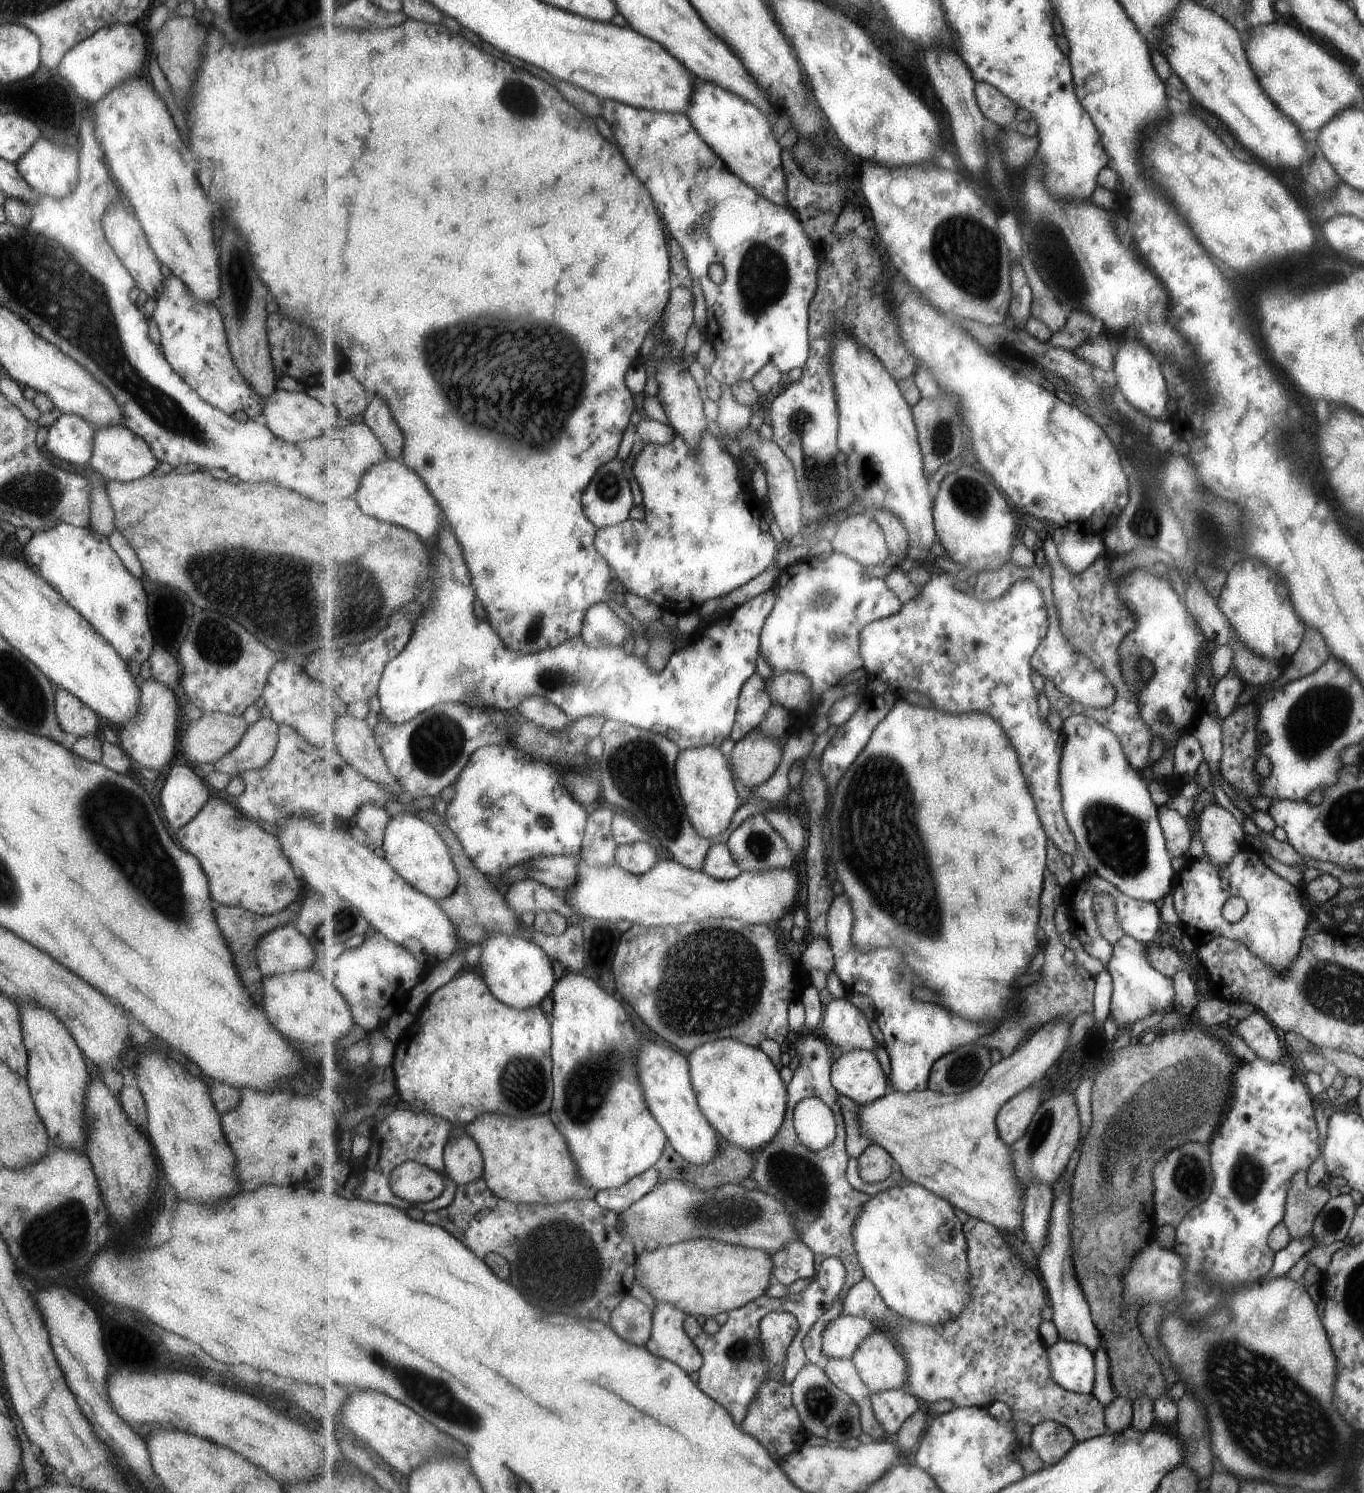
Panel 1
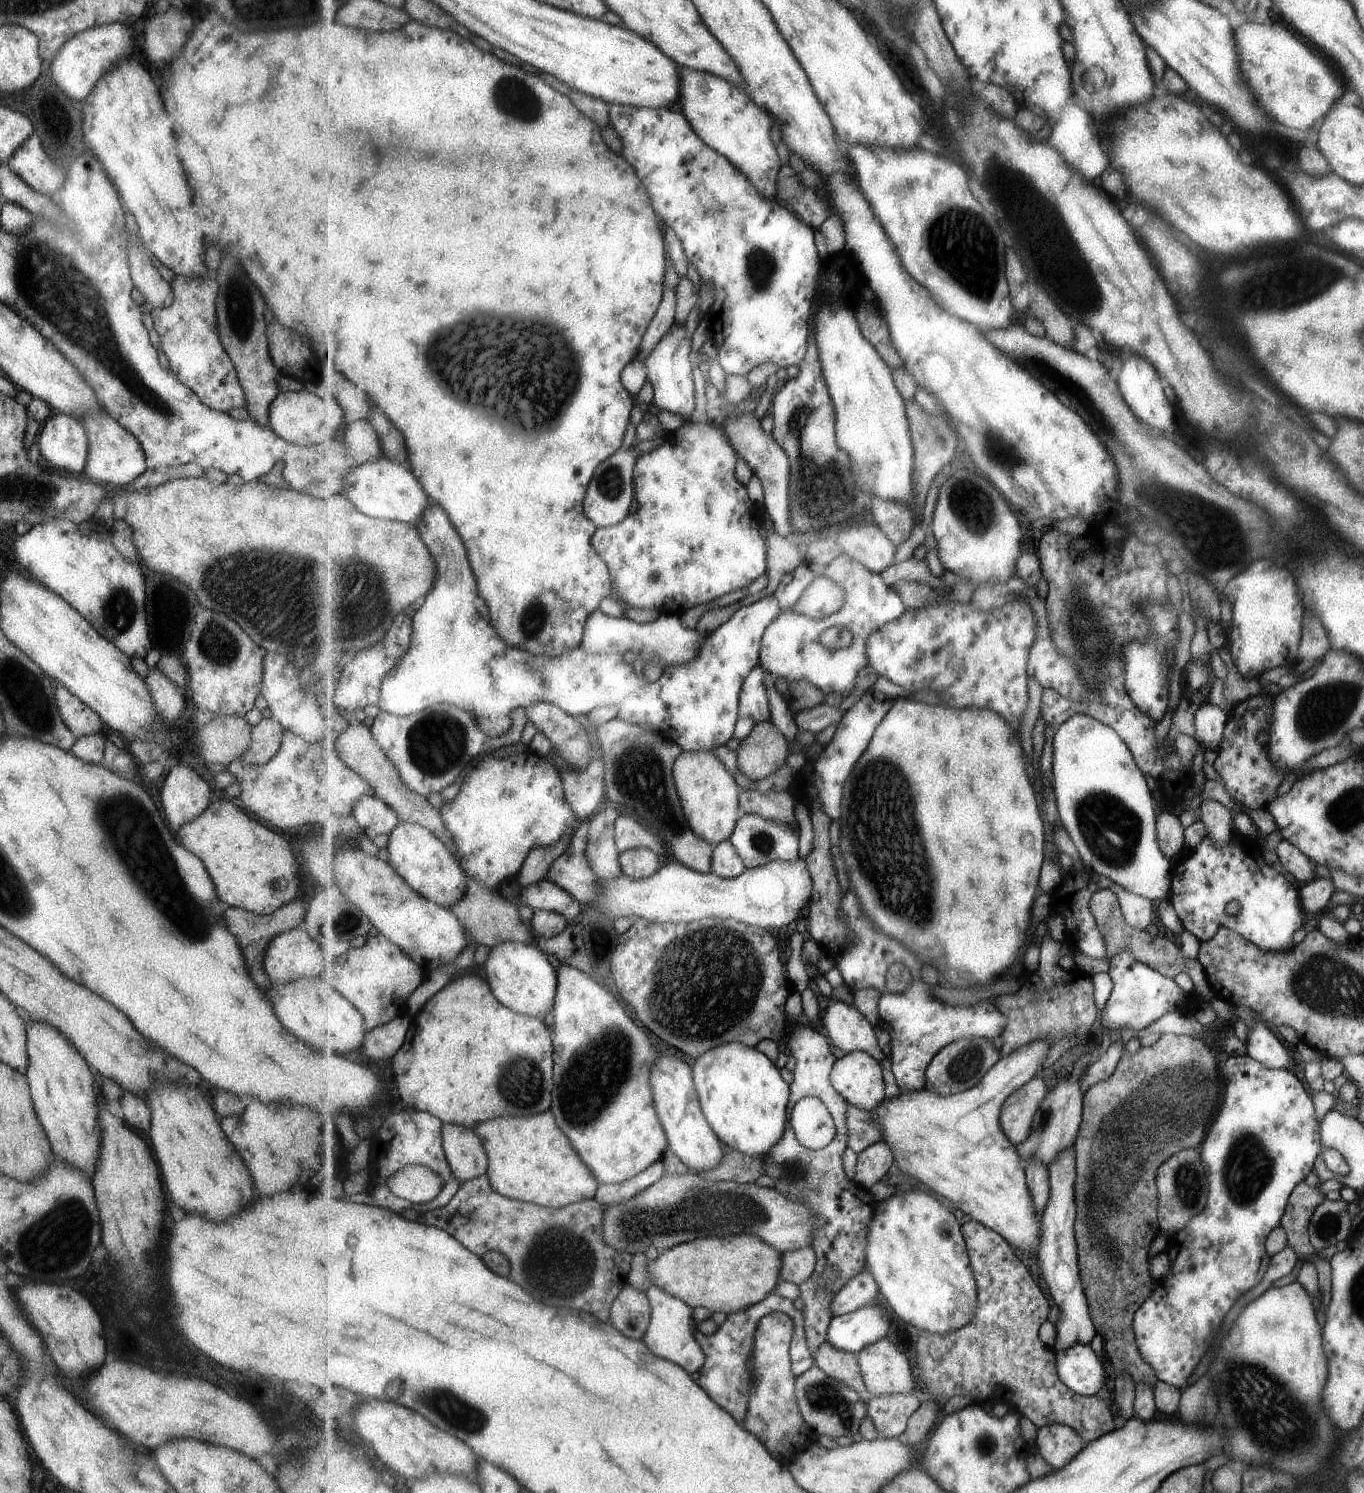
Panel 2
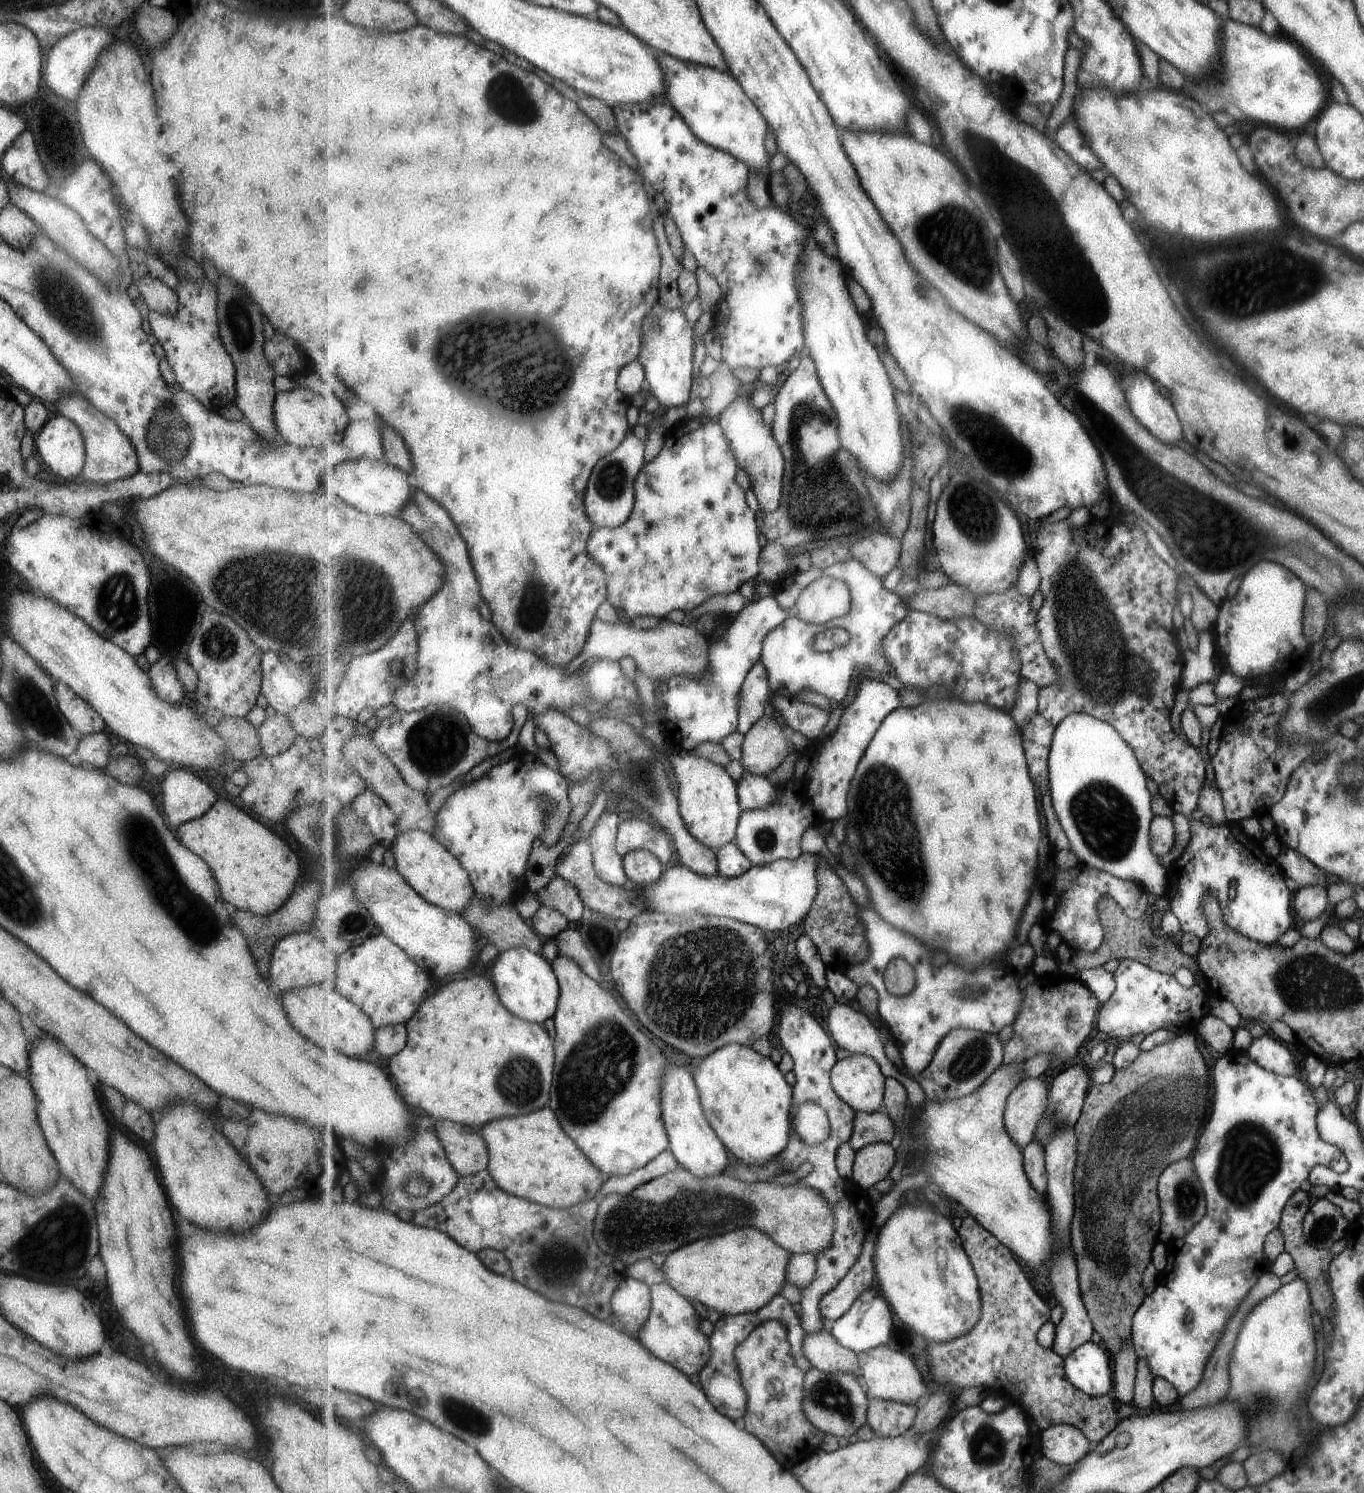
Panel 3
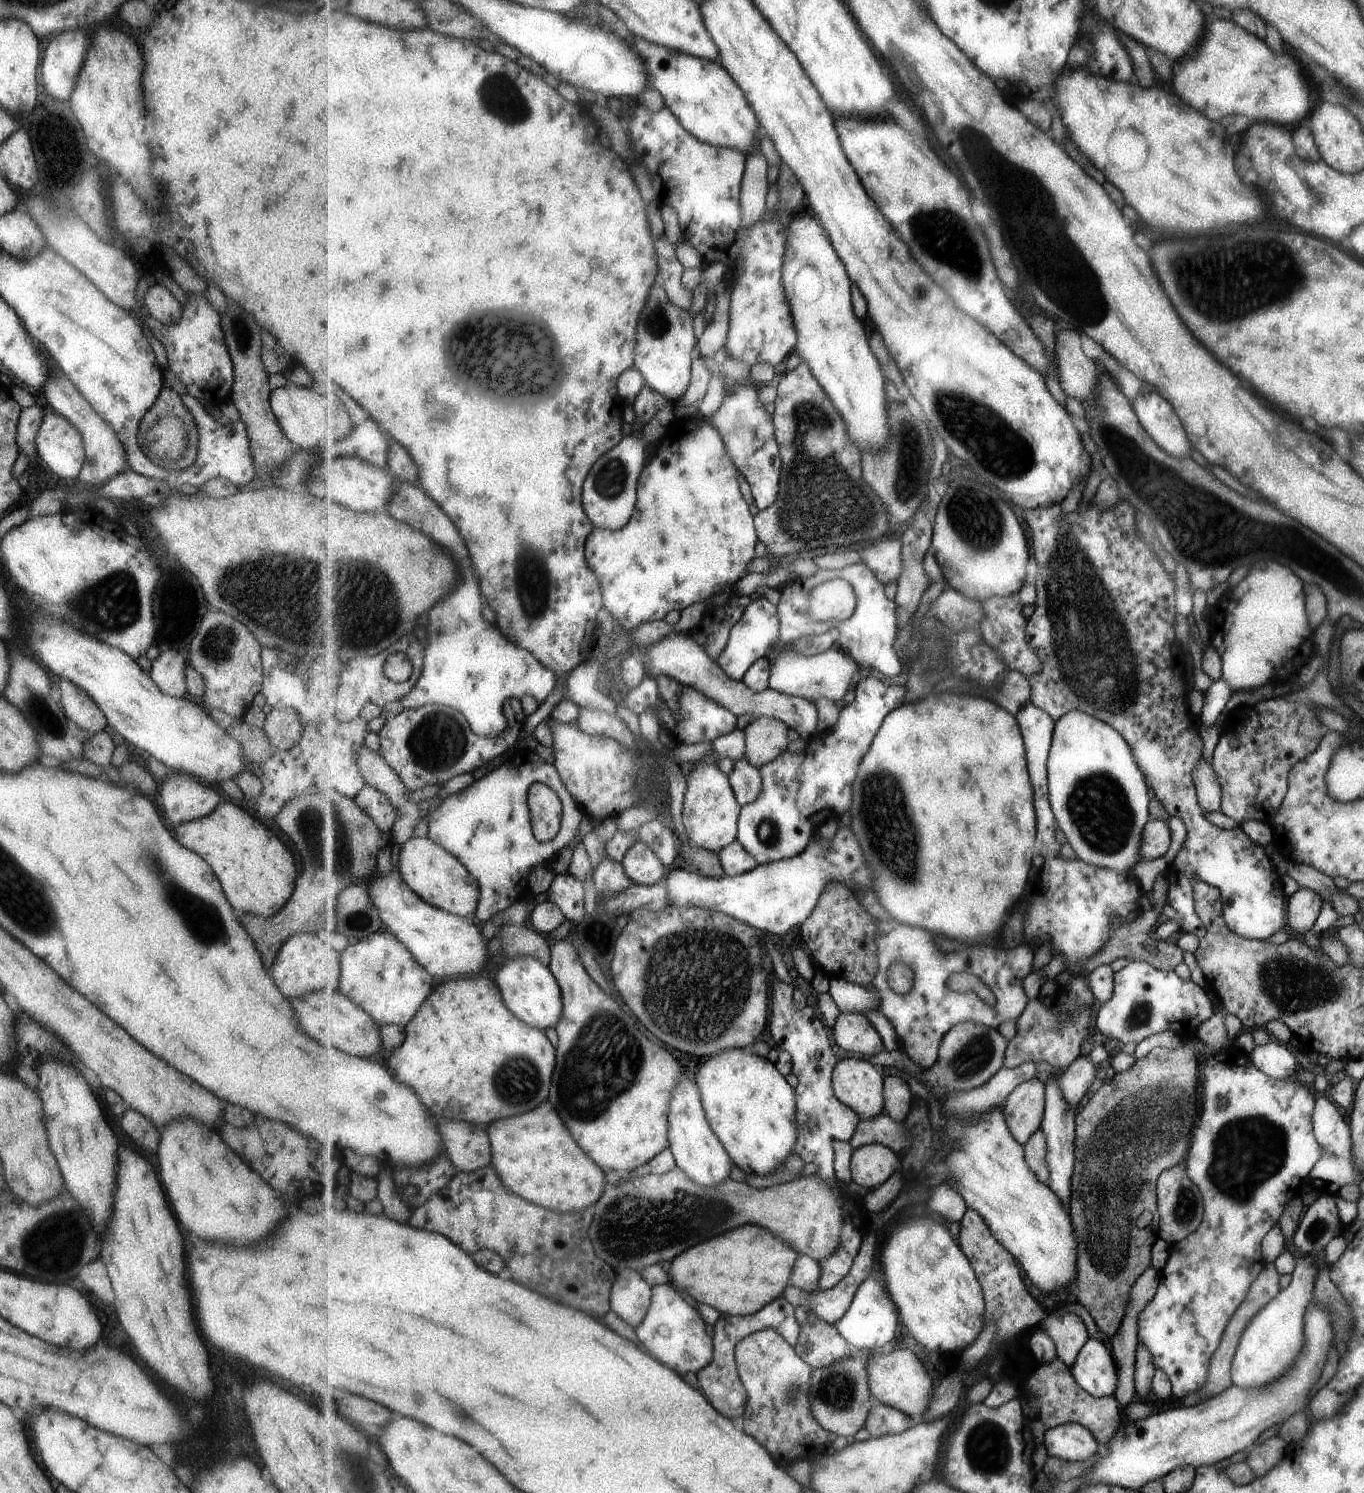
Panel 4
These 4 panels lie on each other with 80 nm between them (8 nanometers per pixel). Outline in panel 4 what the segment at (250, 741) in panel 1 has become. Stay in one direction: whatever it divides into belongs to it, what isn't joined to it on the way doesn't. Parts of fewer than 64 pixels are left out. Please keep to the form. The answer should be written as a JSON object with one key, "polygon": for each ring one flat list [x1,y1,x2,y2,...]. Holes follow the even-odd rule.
{"polygon":[[285,707,271,709,264,716,262,729,276,750,284,751,300,740,303,728,297,713]]}

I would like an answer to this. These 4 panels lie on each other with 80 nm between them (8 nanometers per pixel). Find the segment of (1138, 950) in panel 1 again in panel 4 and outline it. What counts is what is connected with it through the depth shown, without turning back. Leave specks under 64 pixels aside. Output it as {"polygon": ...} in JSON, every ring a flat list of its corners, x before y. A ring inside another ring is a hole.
{"polygon":[[1129,961,1115,973,1114,979,1113,996,1102,1003,1095,1017,1100,1038,1116,1038,1123,1044,1127,1042,1137,1044,1144,1038,1163,1031,1173,1031,1181,1039,1193,1038,1195,1030,1200,1025,1199,1020,1207,1020,1213,1014,1205,992,1197,984,1193,984,1191,979,1181,980,1175,971,1164,971,1145,961]]}

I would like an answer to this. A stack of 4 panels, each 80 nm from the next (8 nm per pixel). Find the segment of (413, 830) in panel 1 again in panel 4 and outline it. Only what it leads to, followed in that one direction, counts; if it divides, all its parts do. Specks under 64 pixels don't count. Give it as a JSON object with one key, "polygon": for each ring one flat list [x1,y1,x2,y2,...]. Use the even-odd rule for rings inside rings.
{"polygon":[[410,838,400,846,399,868,405,882,428,903,460,917,474,917,482,893,471,871,450,850,425,838]]}

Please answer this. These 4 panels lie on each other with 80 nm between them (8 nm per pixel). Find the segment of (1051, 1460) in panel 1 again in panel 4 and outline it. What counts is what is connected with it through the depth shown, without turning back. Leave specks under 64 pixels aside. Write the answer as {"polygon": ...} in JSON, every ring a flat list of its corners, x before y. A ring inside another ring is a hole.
{"polygon":[[1065,1423,1049,1428,1043,1444,1051,1457,1068,1461,1084,1461,1099,1450,1099,1441,1086,1426]]}

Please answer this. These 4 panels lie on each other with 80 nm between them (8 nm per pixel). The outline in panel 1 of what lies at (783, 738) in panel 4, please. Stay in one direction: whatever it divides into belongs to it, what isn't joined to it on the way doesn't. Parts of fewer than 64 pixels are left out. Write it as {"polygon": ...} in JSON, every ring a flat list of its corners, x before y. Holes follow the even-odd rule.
{"polygon":[[754,729,743,741,736,744,731,753,731,766,737,780,753,791,765,784,779,769,784,748,777,740,765,736,765,732]]}

